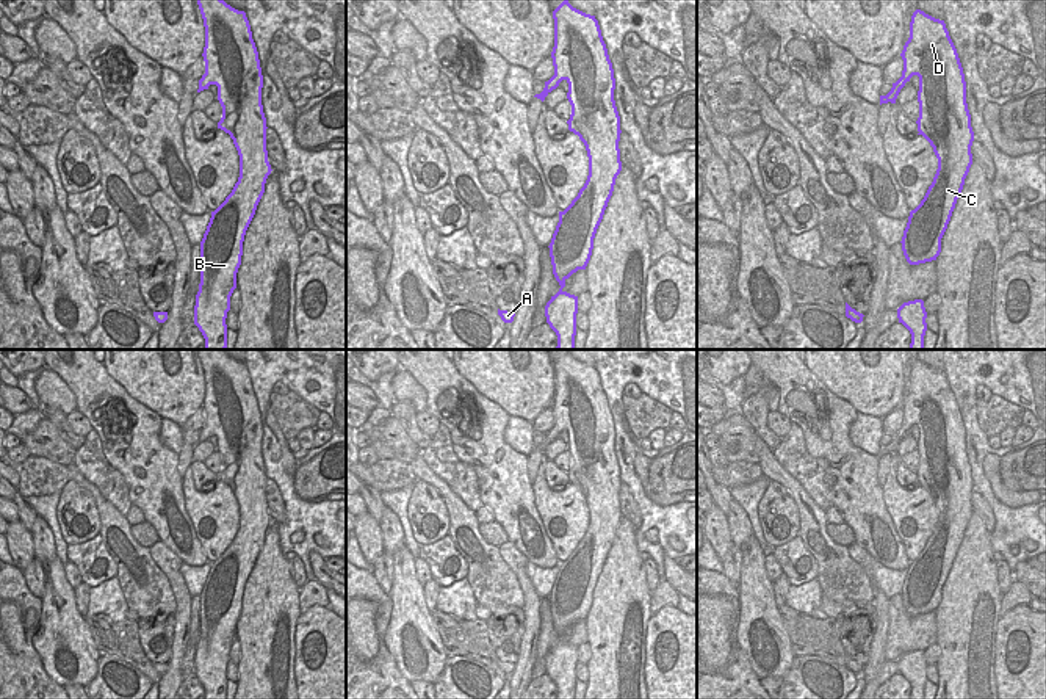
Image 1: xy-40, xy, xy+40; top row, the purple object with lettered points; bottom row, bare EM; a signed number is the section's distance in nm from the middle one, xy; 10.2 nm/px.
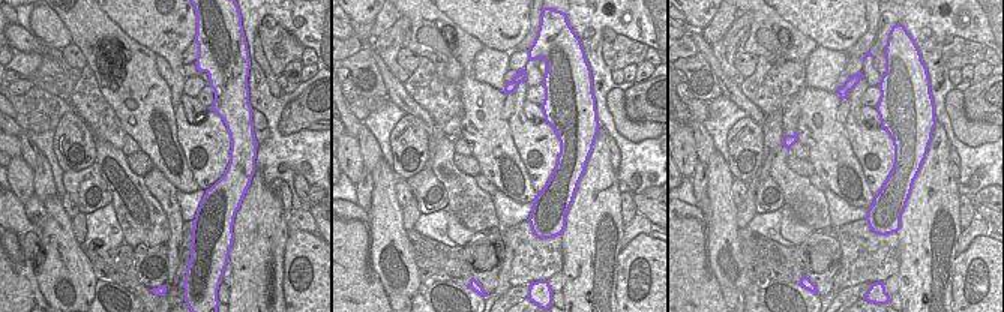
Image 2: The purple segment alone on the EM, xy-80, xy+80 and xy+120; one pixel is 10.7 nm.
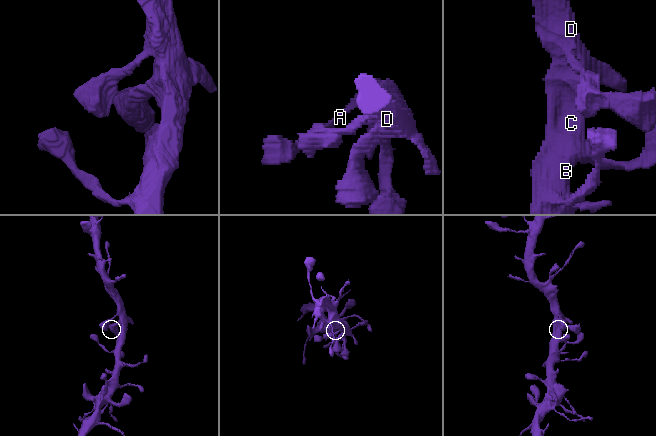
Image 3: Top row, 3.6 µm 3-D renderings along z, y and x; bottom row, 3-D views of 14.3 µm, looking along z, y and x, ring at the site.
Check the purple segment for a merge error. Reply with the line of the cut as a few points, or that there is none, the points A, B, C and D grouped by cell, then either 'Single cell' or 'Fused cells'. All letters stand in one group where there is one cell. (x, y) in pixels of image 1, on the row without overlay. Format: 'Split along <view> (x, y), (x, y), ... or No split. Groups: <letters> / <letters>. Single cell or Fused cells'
No split. Groups: A B C D. Single cell.

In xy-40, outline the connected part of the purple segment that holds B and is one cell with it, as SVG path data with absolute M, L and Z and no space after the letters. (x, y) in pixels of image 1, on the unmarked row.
M197 350L205 378L204 412L205 425L199 431L197 444L218 437L222 469L218 480L233 491L240 506L240 528L225 552L211 563L210 574L200 592L200 635L196 646L194 675L205 690L205 699L227 699L227 663L230 647L236 639L236 624L241 616L243 592L265 544L271 525L266 502L266 469L262 456L263 426L258 403L244 362L227 356L222 350Z

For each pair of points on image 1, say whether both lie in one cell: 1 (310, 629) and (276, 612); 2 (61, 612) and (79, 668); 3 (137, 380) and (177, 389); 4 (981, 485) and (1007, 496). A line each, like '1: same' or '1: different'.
1: different
2: same
3: same
4: different

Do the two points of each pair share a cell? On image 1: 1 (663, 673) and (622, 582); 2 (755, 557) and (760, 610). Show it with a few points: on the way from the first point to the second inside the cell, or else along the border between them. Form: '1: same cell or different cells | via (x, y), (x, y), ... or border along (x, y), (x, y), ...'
1: different cells | border along (652, 616), (647, 626), (645, 666), (642, 671)
2: same cell | via (755, 569), (757, 597)

